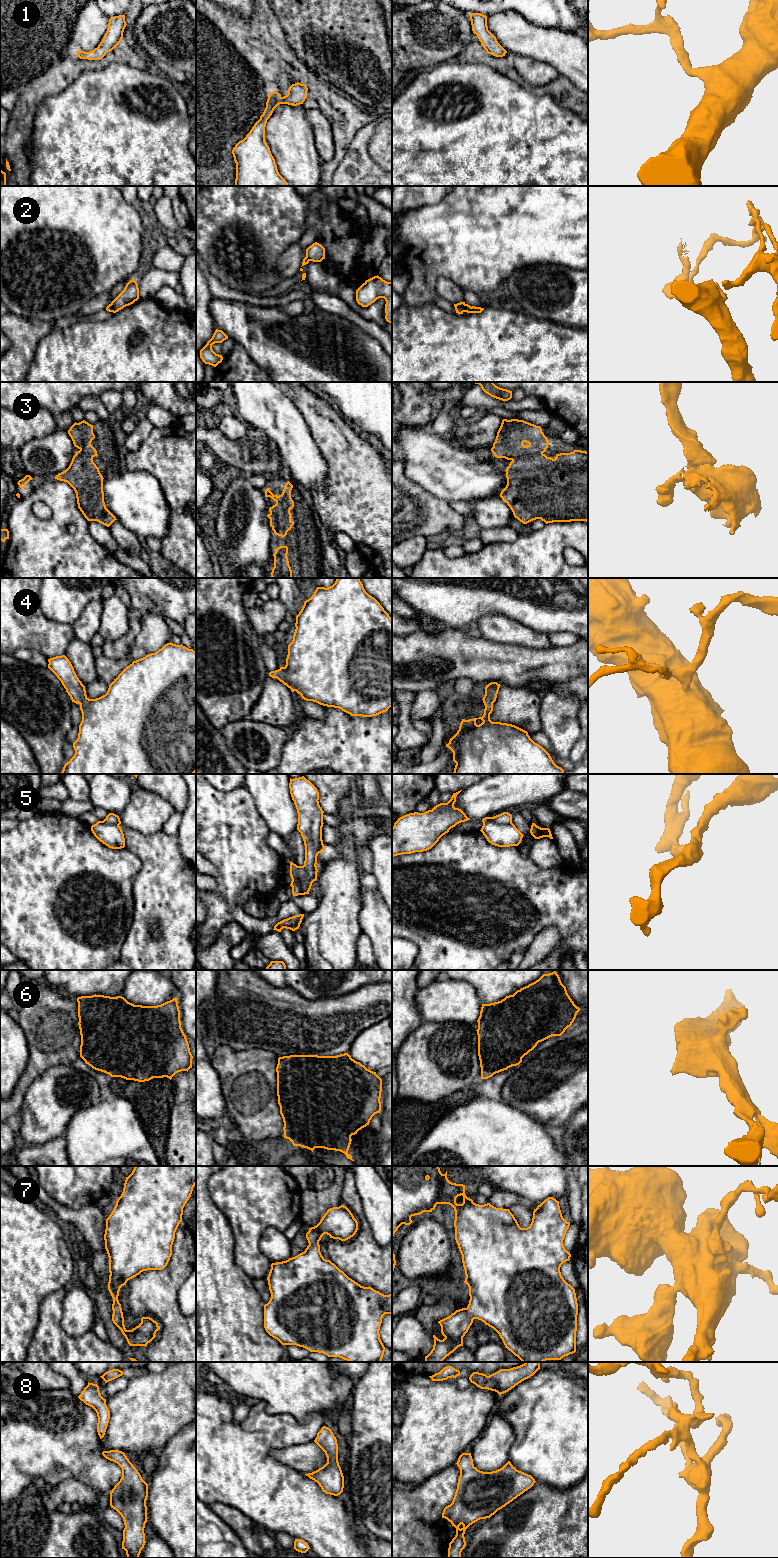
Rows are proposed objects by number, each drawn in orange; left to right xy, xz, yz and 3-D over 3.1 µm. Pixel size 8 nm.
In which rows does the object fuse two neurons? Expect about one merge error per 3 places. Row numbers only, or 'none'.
2, 5

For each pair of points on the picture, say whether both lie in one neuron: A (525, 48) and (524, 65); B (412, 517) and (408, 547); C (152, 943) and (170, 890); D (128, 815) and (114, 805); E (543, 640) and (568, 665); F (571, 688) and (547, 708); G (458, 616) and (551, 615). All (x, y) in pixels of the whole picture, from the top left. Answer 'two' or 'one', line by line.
A: two
B: two
C: one
D: two
E: two
F: two
G: one

